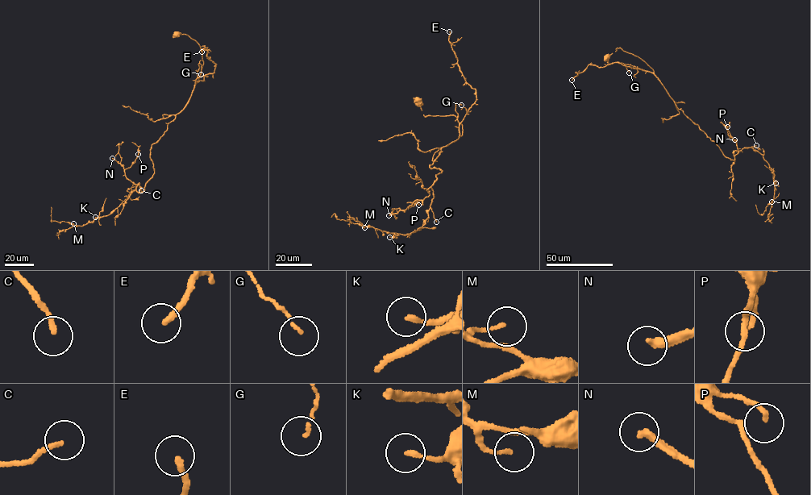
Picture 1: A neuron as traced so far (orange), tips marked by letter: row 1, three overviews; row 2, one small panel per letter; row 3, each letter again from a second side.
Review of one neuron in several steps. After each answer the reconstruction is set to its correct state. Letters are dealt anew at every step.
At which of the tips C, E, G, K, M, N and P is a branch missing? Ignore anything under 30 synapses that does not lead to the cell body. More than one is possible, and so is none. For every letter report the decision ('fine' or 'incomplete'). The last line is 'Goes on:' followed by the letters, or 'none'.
C: incomplete
E: fine
G: fine
K: fine
M: fine
N: incomplete
P: fine
Goes on: C, N

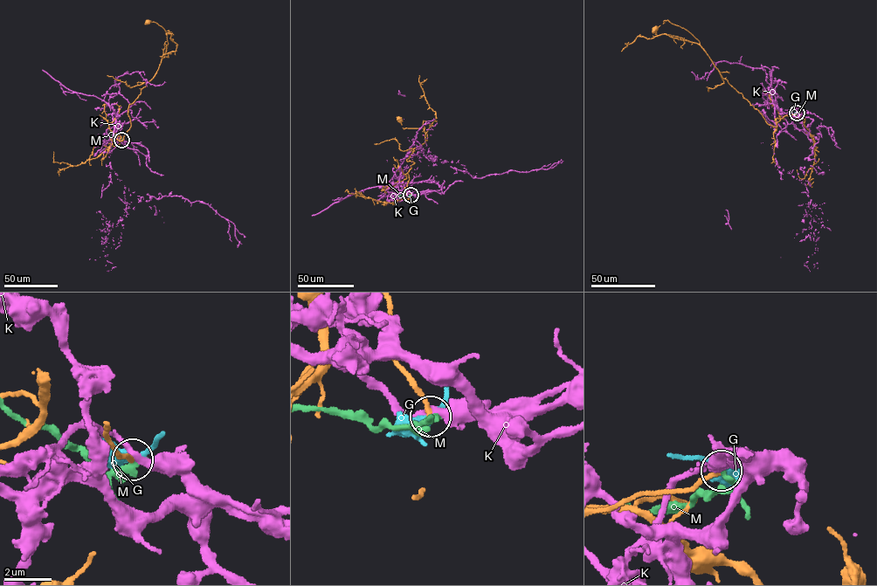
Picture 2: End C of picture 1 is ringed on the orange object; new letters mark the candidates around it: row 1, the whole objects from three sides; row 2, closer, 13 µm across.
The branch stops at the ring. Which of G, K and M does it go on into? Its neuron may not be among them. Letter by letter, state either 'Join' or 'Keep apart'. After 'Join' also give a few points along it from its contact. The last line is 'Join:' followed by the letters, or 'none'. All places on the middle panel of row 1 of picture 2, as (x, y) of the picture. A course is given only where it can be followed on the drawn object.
G: Keep apart
K: Keep apart
M: Keep apart
Join: none

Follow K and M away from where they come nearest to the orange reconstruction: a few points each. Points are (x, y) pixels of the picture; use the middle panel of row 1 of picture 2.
K: (410, 195), (397, 185), (406, 155), (425, 155), (437, 165), (452, 162), (454, 168), (481, 178), (558, 163)
M: (410, 195), (398, 196)

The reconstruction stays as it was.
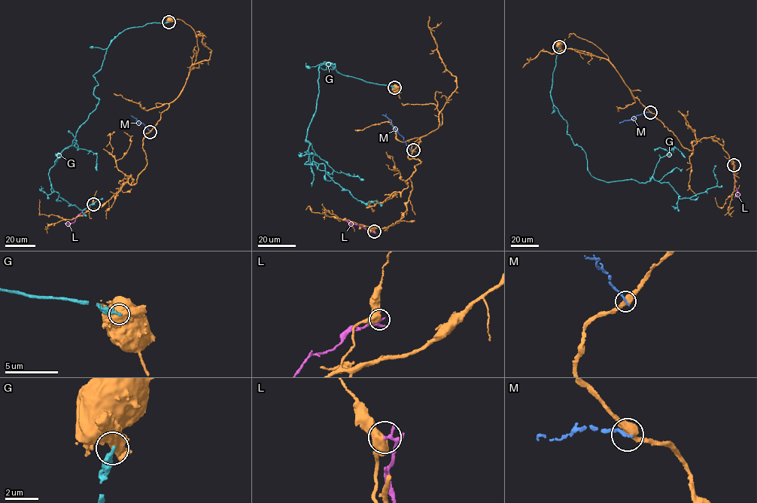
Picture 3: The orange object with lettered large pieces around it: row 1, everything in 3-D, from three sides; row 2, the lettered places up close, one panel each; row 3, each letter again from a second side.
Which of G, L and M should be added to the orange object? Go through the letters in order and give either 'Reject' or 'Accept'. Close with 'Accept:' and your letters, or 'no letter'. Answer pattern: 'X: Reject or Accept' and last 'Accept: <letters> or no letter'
G: Reject
L: Reject
M: Reject
Accept: no letter

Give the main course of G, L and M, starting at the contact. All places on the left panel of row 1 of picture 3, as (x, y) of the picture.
G: (168, 22), (113, 39), (93, 75), (98, 105), (50, 170), (51, 187), (70, 204), (83, 210), (102, 199)
L: (93, 204), (83, 209), (73, 223), (65, 223)
M: (150, 132), (131, 115)

